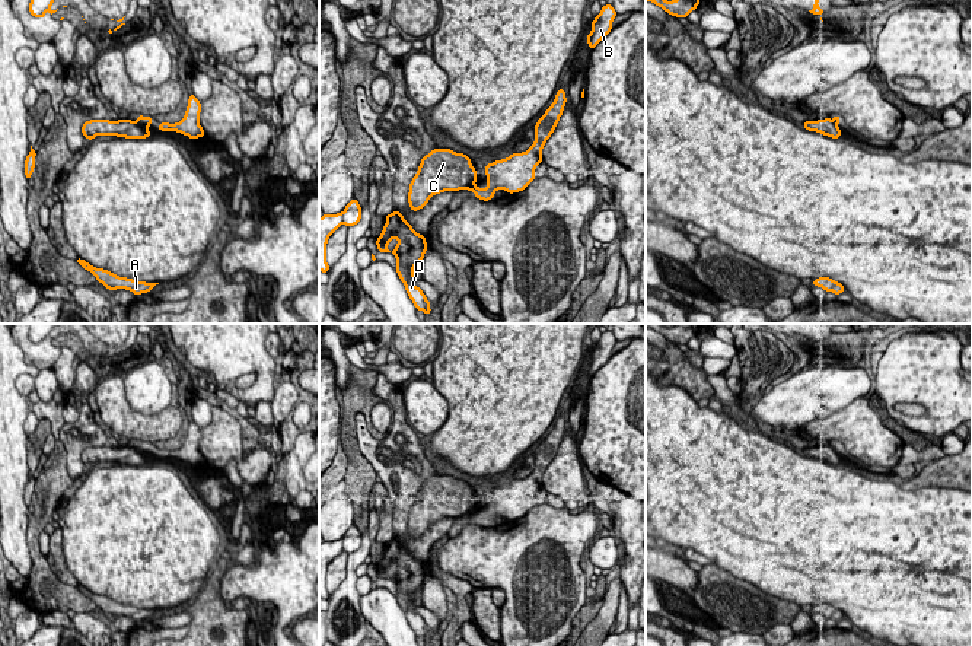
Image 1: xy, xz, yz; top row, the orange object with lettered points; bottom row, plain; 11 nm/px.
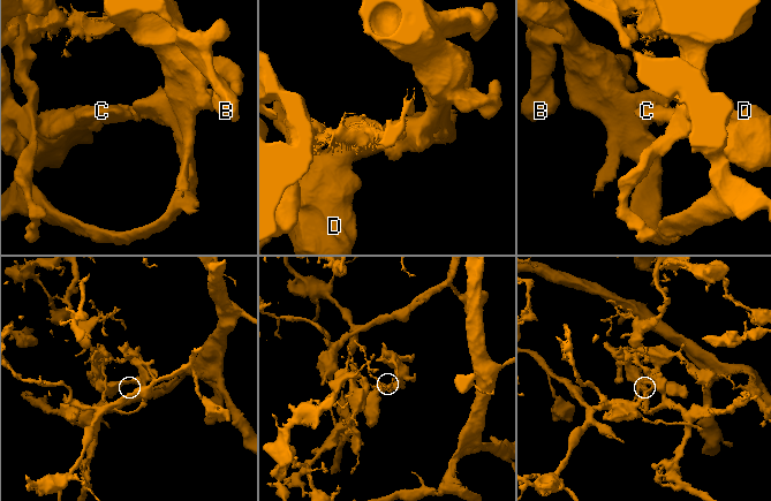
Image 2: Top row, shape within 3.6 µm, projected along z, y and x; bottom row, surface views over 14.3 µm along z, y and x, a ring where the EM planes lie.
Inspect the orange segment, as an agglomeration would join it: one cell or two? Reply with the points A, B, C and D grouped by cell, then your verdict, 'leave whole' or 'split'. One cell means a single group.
groups A B / C D; split

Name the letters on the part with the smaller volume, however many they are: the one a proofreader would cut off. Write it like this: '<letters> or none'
A, B

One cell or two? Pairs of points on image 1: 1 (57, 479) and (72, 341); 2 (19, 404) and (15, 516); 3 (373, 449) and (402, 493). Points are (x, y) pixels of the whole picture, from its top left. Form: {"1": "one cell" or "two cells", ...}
{"1": "two cells", "2": "one cell", "3": "one cell"}

